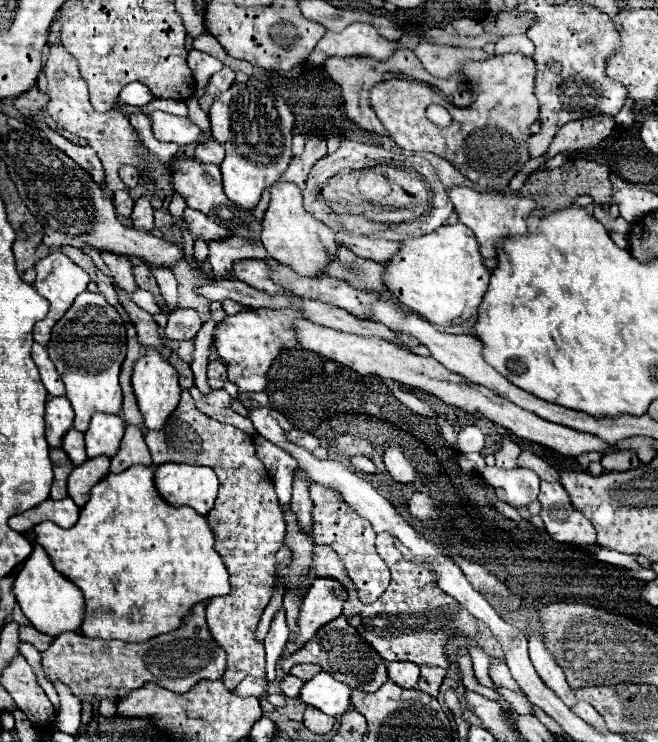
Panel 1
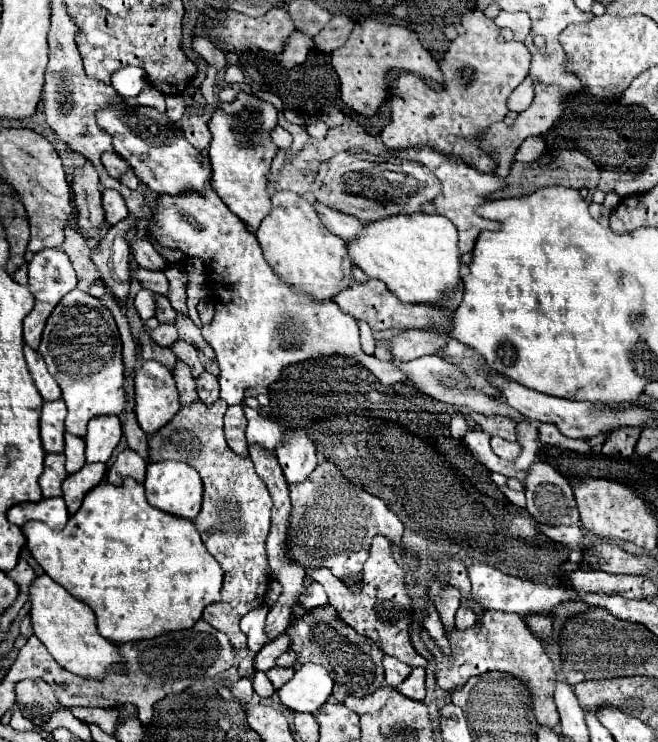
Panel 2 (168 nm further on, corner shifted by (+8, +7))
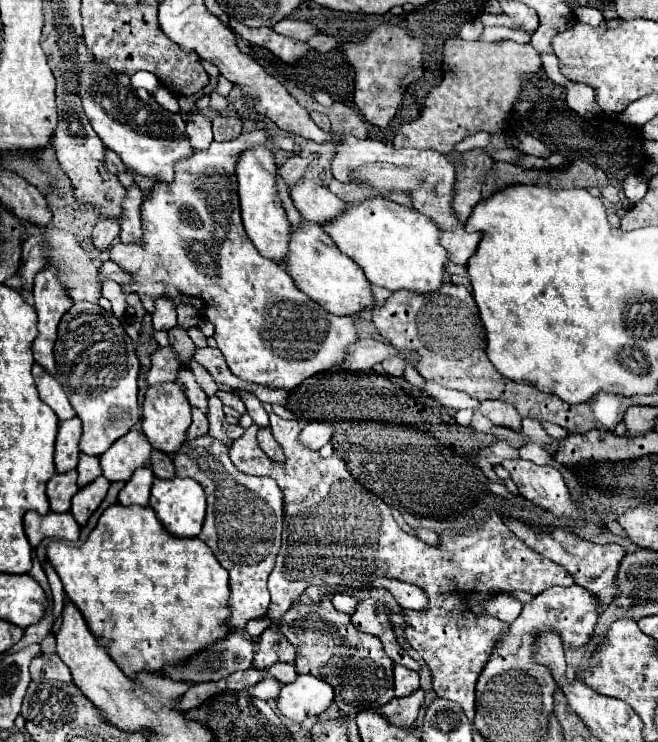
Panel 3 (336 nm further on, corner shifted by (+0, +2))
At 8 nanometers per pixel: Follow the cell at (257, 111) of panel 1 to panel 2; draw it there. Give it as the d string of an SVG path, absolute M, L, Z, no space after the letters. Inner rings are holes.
M239 91L235 101L219 103L209 119L213 135L209 147L209 163L213 169L211 187L225 201L225 205L251 229L257 229L261 219L269 213L271 201L267 195L267 175L279 147L271 141L271 131L277 127L277 109L245 91Z

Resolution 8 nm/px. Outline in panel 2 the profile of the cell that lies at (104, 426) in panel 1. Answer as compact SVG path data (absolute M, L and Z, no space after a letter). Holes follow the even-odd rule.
M117 415L91 419L87 425L87 433L83 437L87 461L107 463L119 439L121 439L121 421Z

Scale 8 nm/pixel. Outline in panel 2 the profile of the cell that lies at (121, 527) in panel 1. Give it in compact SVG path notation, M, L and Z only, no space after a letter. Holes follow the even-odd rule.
M125 477L121 485L103 481L91 489L81 509L69 517L65 529L57 531L41 521L29 521L23 525L23 533L33 559L53 581L93 609L99 633L113 643L153 639L173 629L187 629L211 601L221 599L223 569L205 549L195 523L149 505L143 485L131 477Z

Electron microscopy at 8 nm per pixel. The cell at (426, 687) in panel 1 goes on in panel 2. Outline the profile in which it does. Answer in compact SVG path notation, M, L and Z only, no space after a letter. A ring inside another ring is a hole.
M413 667L411 675L397 687L405 697L411 699L425 699L425 669Z

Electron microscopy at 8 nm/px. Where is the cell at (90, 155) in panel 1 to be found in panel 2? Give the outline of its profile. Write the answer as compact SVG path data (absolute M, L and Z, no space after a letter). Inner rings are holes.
M85 161L83 167L75 169L71 187L75 193L75 205L79 209L79 215L77 215L79 231L85 233L89 239L99 241L101 229L105 227L105 213L101 203L97 169L95 165L91 165L91 161Z

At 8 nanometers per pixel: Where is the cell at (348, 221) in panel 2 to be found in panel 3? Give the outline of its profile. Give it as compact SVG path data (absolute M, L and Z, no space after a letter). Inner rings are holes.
M295 182L291 186L291 200L299 214L309 222L327 222L337 218L345 210L345 202L339 200L329 188L315 182Z

